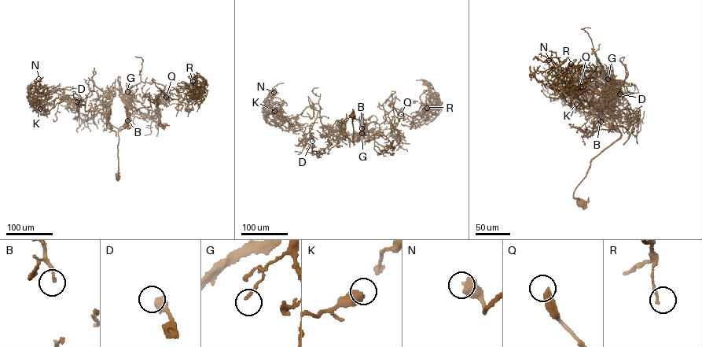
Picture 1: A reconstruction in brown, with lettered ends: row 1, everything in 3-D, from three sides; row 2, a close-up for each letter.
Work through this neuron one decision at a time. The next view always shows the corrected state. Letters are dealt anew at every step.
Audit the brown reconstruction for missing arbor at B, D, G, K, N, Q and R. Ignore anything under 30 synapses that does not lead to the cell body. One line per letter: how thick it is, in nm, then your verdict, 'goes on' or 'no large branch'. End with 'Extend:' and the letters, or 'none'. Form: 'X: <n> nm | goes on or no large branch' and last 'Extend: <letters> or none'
B: 160 nm | no large branch
D: 460 nm | no large branch
G: 160 nm | no large branch
K: 600 nm | no large branch
N: 400 nm | no large branch
Q: 420 nm | no large branch
R: 110 nm | no large branch
Extend: none

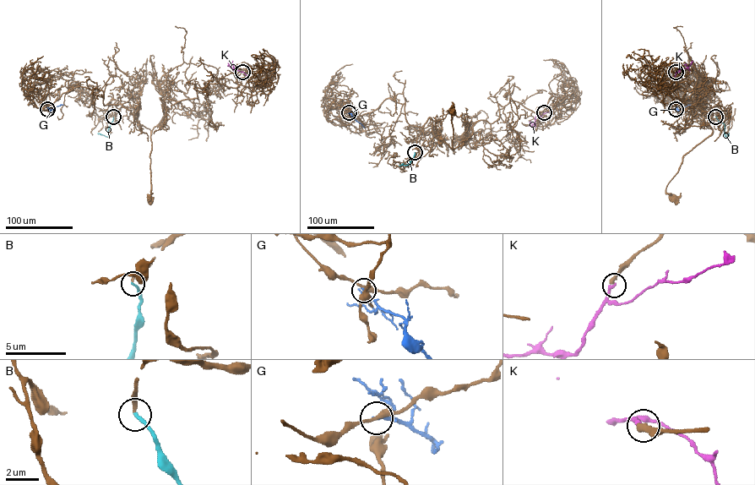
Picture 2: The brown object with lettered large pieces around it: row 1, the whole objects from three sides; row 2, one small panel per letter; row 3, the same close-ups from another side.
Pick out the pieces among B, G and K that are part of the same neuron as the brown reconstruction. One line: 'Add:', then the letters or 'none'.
Add: B, K

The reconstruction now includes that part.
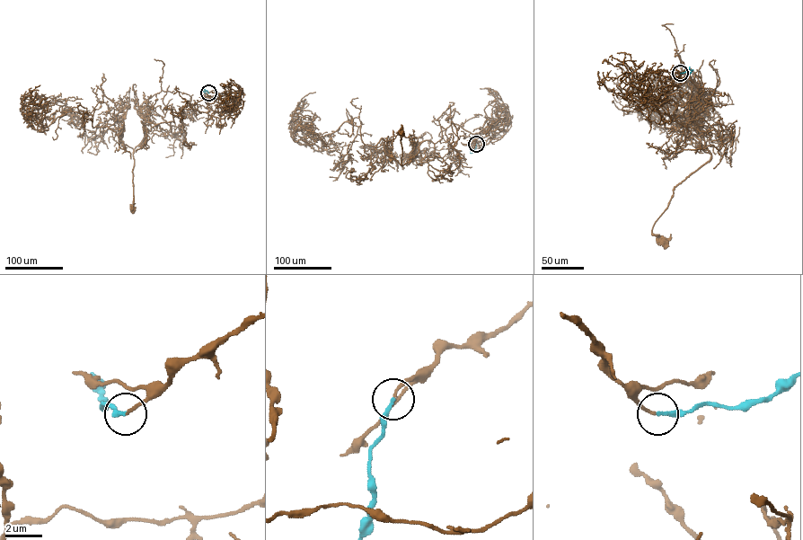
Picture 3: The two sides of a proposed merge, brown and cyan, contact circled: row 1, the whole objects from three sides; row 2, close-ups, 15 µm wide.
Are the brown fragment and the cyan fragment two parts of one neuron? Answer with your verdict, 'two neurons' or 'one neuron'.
one neuron

